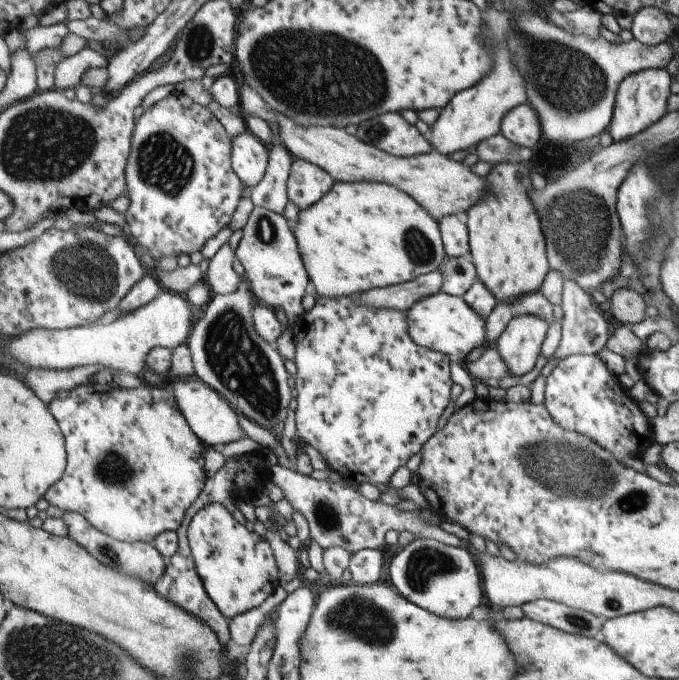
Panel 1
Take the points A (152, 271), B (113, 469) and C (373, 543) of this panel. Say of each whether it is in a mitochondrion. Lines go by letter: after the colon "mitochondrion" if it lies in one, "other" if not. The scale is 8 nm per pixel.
A: other
B: mitochondrion
C: other

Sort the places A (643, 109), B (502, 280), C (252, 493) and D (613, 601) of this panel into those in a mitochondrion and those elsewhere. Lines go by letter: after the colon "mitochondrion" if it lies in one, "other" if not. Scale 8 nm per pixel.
A: other
B: other
C: other
D: mitochondrion

